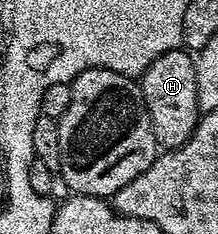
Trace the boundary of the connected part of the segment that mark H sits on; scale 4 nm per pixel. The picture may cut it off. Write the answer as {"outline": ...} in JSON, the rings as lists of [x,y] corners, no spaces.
{"outline":[[[189,50],[169,51],[156,57],[156,61],[152,61],[152,65],[148,65],[148,69],[140,77],[144,105],[152,117],[154,136],[163,148],[181,147],[190,140],[191,133],[198,126],[200,112],[196,93],[195,62],[195,56]]]}

